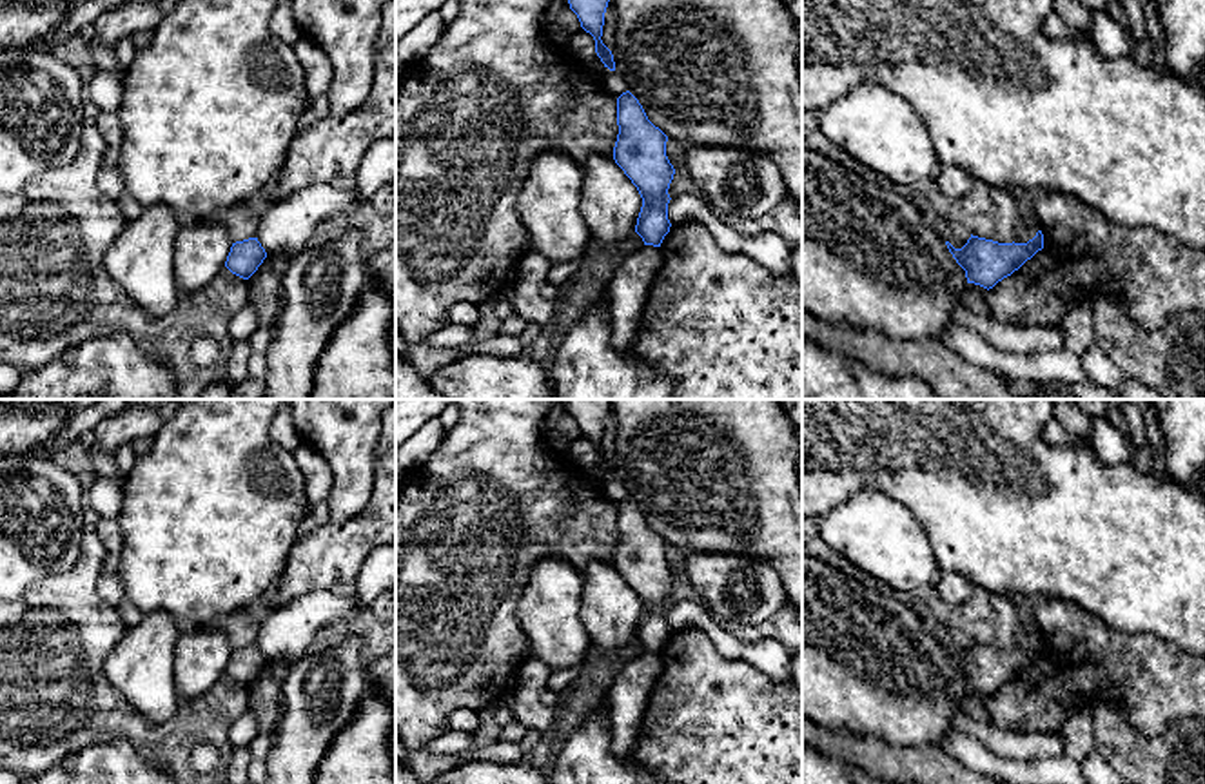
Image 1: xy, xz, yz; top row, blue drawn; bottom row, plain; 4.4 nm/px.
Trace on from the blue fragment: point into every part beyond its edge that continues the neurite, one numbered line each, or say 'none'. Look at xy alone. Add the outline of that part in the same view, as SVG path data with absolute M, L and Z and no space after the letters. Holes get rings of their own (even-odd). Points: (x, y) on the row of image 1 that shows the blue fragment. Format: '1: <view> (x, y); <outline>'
none

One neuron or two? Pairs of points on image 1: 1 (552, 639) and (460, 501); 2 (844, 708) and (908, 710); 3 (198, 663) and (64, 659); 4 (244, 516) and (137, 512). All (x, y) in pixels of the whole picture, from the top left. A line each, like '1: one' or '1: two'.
1: two
2: one
3: two
4: one

